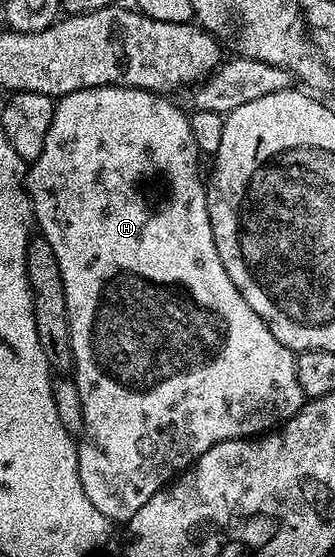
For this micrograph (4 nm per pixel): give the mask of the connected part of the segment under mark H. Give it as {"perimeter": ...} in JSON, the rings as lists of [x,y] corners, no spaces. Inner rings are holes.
{"perimeter":[[[129,86],[82,88],[78,92],[70,92],[66,96],[55,99],[54,120],[50,120],[50,132],[46,132],[46,144],[42,144],[42,152],[26,170],[26,185],[28,198],[32,202],[34,222],[39,233],[50,244],[50,248],[58,260],[58,272],[62,272],[62,288],[66,292],[66,316],[70,324],[70,348],[72,349],[71,373],[74,375],[74,381],[78,388],[78,396],[82,398],[82,420],[84,421],[84,432],[76,447],[78,476],[82,480],[82,489],[86,491],[86,497],[90,499],[90,504],[94,504],[94,508],[98,508],[98,512],[102,512],[102,516],[106,516],[113,524],[127,522],[130,516],[134,516],[134,512],[138,512],[138,508],[142,508],[142,504],[146,504],[146,500],[150,500],[150,496],[154,496],[154,492],[158,492],[164,485],[173,481],[177,475],[187,470],[214,444],[228,442],[231,438],[251,438],[271,432],[281,424],[290,421],[303,408],[306,401],[302,388],[298,384],[293,351],[287,350],[278,340],[274,340],[274,332],[270,332],[270,328],[266,328],[262,316],[258,316],[258,312],[254,312],[254,308],[250,308],[250,304],[246,304],[246,300],[242,300],[242,292],[238,292],[238,288],[234,288],[234,280],[230,280],[230,276],[226,276],[226,268],[222,268],[222,256],[218,256],[218,248],[214,244],[214,236],[210,228],[206,182],[202,174],[200,178],[200,170],[196,167],[200,162],[200,146],[196,143],[196,134],[192,131],[187,116],[174,103],[167,102],[168,100],[167,97],[154,94],[151,90],[139,90]],[[147,178],[157,178],[160,181],[161,198],[153,206],[151,200],[144,195],[143,186]]]}

